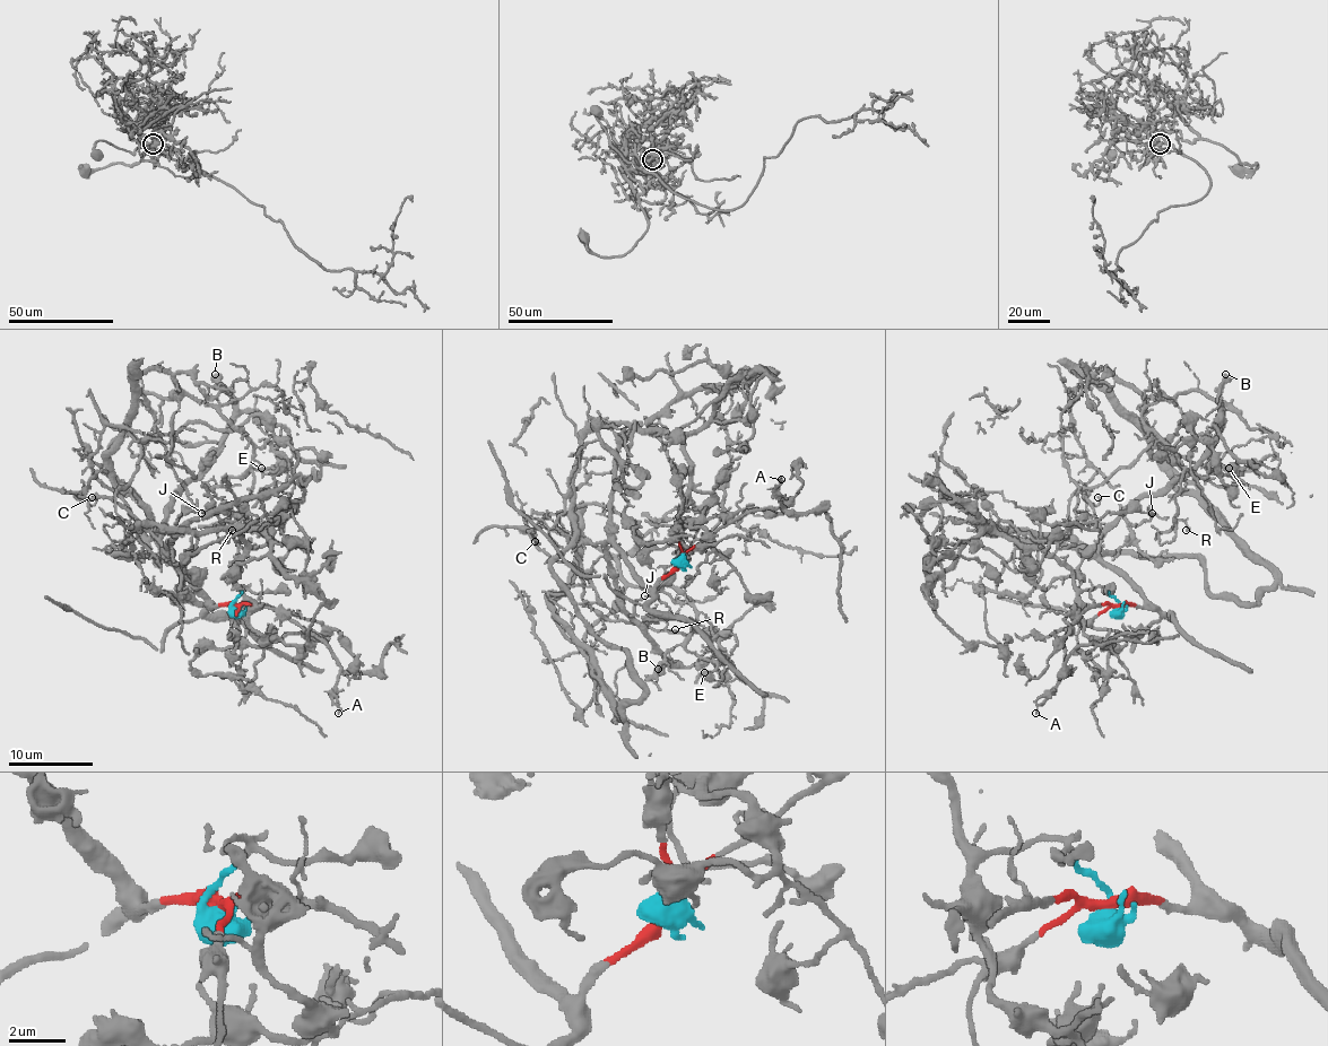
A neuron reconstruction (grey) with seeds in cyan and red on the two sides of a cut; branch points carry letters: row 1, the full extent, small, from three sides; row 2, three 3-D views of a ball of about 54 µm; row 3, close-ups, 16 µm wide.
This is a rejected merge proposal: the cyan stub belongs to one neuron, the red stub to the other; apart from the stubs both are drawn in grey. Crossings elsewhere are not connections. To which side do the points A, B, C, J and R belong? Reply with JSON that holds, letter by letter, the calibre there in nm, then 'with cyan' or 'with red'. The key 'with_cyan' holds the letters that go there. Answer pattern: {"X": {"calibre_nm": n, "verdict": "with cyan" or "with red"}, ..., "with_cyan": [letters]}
{"A": {"calibre_nm": 100, "verdict": "with red"}, "B": {"calibre_nm": 700, "verdict": "with red"}, "C": {"calibre_nm": 120, "verdict": "with red"}, "J": {"calibre_nm": 110, "verdict": "with cyan"}, "R": {"calibre_nm": 130, "verdict": "with cyan"}, "with_cyan": ["J", "R"]}

